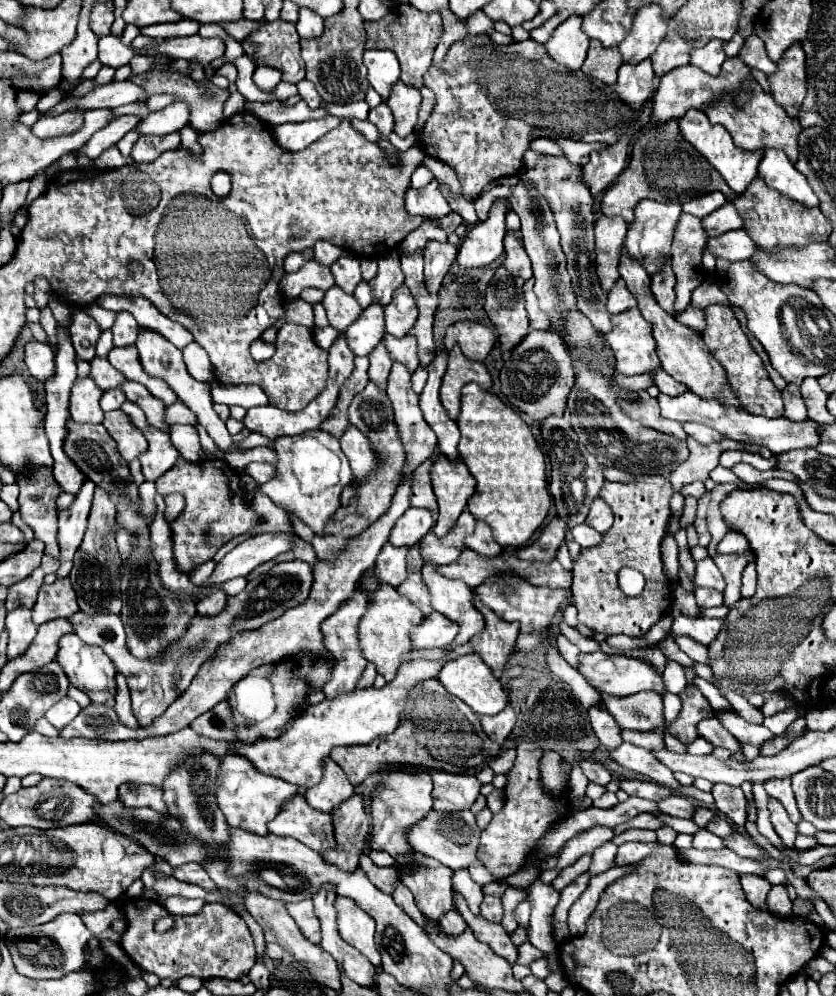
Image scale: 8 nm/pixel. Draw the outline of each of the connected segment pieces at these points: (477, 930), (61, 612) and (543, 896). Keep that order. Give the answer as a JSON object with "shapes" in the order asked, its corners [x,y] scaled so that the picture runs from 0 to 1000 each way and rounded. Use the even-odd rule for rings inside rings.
{"shapes":[[[[547,896],[542,897],[542,905],[547,912],[549,912],[551,920],[556,922],[559,930],[561,930],[561,932],[566,934],[566,938],[571,940],[571,944],[575,944],[575,946],[580,946],[583,950],[587,950],[590,956],[594,956],[597,960],[602,960],[609,968],[616,968],[616,964],[618,964],[618,952],[616,952],[616,948],[611,946],[609,938],[602,934],[602,930],[599,930],[599,928],[583,926],[583,924],[578,924],[575,920],[568,922],[568,920],[561,916],[561,911],[555,901]]],[[[83,580],[66,582],[63,586],[51,586],[44,606],[39,610],[39,624],[44,629],[66,622],[66,620],[83,620],[94,612],[87,588]]],[[[644,881],[630,892],[635,906],[635,930],[633,930],[633,946],[650,954],[652,958],[666,954],[666,946],[661,940],[659,919],[669,905],[669,896],[658,889],[650,888]]]]}

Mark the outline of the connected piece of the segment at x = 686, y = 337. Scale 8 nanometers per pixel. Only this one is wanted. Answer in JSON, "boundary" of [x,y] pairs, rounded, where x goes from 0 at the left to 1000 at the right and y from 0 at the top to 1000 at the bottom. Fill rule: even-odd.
{"boundary":[[[743,257],[743,263],[740,263],[740,275],[743,279],[750,283],[750,289],[752,293],[762,299],[762,309],[767,309],[767,315],[774,323],[779,323],[781,327],[781,339],[786,341],[786,353],[788,353],[788,361],[791,361],[791,369],[805,378],[807,382],[812,382],[815,386],[824,388],[827,394],[836,396],[836,398],[843,398],[843,400],[855,400],[860,402],[862,406],[867,408],[877,408],[877,410],[886,410],[884,408],[884,402],[882,402],[882,396],[872,390],[872,384],[870,384],[870,376],[865,371],[865,367],[850,357],[850,353],[843,349],[843,343],[839,337],[829,335],[822,327],[812,325],[807,321],[807,317],[800,317],[788,305],[786,301],[781,299],[779,291],[776,291],[776,275],[772,273],[772,269],[767,269],[767,265],[762,265],[760,261],[755,261],[752,257]]]}

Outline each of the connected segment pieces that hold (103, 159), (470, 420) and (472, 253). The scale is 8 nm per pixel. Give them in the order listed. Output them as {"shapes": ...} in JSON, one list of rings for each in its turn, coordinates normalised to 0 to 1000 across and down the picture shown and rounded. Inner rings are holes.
{"shapes":[[[[133,147],[128,149],[116,161],[111,161],[114,167],[118,167],[121,171],[135,171],[135,169],[142,169],[147,165],[152,165],[154,161],[150,157],[145,157],[145,153],[140,151],[140,147]]],[[[566,384],[554,390],[547,428],[551,432],[551,462],[571,482],[571,494],[561,502],[563,516],[587,528],[590,542],[599,550],[626,550],[659,510],[652,460],[635,430],[611,408]]],[[[604,199],[594,201],[580,223],[568,225],[559,239],[549,247],[547,265],[554,269],[575,269],[585,267],[592,259],[602,255],[602,241],[606,235],[604,215],[609,213],[609,203]]]]}

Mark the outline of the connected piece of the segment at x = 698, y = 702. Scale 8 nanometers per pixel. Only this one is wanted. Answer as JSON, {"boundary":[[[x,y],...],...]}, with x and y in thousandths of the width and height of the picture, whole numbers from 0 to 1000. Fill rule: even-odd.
{"boundary":[[[824,689],[819,695],[812,697],[812,701],[815,701],[817,711],[815,711],[812,719],[800,727],[798,733],[812,745],[824,747],[836,741],[834,727],[843,721],[853,721],[853,717],[850,717],[850,709],[848,709],[846,701],[836,695],[836,691]]]}

